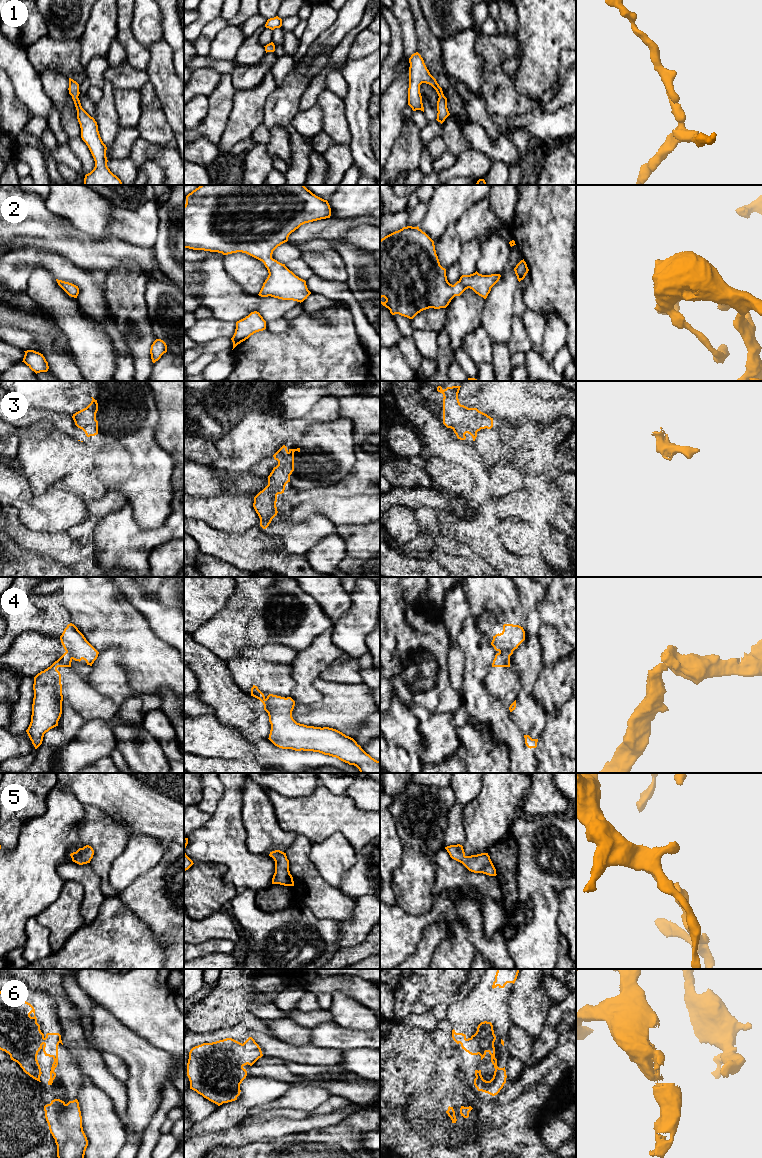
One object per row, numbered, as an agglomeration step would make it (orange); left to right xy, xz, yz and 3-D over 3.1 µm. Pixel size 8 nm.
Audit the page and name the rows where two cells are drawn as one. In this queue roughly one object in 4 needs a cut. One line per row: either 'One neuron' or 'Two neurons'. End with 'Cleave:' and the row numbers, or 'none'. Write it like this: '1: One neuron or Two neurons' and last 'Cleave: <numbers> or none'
1: One neuron
2: One neuron
3: One neuron
4: Two neurons
5: One neuron
6: One neuron
Cleave: 4

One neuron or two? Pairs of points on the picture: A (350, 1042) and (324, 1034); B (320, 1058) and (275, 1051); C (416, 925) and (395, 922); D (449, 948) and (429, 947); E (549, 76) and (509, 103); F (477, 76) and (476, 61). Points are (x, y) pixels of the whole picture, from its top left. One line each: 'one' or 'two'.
A: one
B: one
C: one
D: two
E: two
F: one

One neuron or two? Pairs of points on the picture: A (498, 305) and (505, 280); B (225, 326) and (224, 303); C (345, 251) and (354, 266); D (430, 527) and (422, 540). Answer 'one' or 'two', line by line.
A: one
B: two
C: one
D: one

